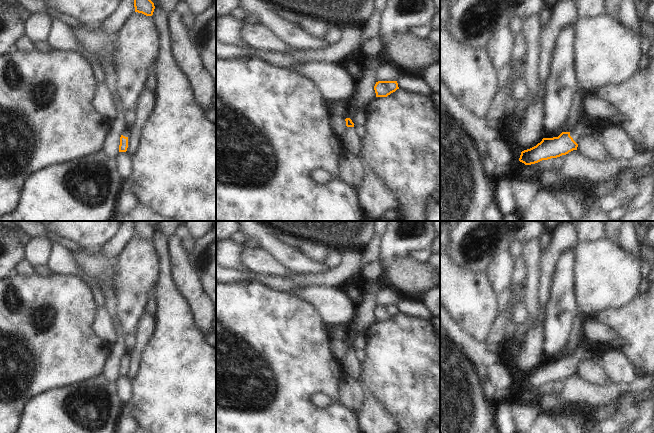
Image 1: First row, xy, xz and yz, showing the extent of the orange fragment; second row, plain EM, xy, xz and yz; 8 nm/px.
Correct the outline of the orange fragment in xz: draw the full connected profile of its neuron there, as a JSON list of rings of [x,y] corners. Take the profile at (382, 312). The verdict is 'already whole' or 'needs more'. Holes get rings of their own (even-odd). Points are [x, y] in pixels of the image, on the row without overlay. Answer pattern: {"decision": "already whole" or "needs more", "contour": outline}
{"decision": "already whole", "contour": [[[378,305],[374,310],[376,321],[387,321],[397,313],[399,313],[397,305]]]}

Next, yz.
{"decision": "needs more", "contour": [[[588,342],[578,345],[577,350],[571,356],[562,356],[558,361],[543,362],[536,370],[522,375],[519,385],[525,389],[531,389],[577,374],[577,366],[581,362],[595,359],[593,349],[594,346]]]}

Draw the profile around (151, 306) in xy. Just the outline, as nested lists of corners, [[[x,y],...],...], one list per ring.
[[[149,299],[146,303],[144,312],[147,314],[150,314],[150,315],[155,315],[157,307],[158,307],[158,305],[157,305],[156,301],[153,299]]]

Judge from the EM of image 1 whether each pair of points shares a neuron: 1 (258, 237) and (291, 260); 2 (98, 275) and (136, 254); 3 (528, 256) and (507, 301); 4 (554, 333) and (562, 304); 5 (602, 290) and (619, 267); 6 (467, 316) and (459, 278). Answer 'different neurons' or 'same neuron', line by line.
1: same neuron
2: different neurons
3: different neurons
4: same neuron
5: same neuron
6: same neuron

